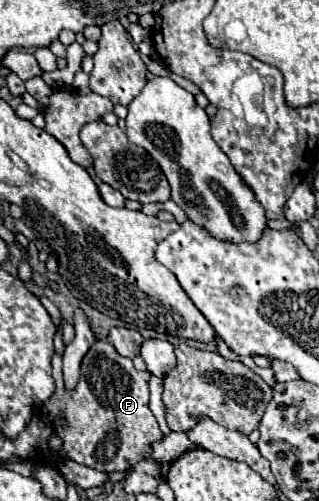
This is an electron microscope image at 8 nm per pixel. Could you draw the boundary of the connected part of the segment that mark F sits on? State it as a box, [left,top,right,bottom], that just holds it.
[45,340,163,472]

